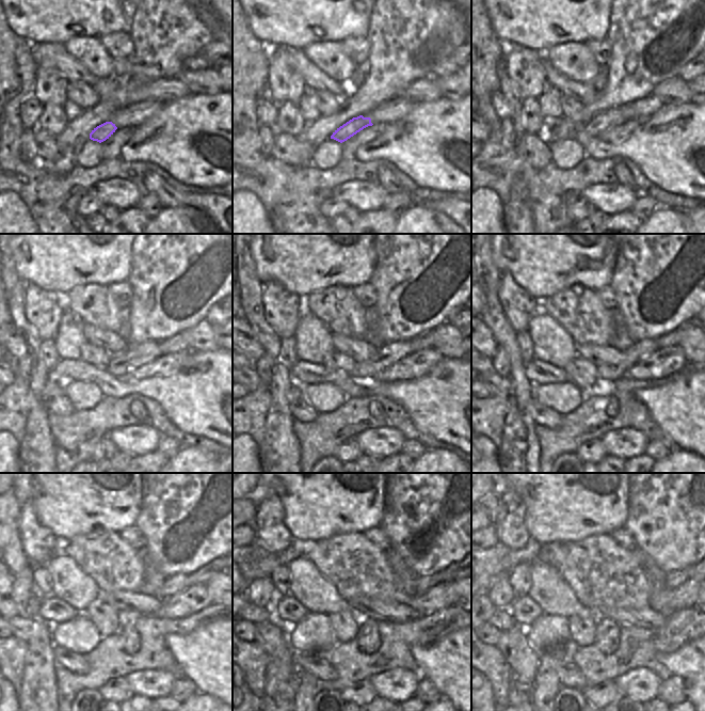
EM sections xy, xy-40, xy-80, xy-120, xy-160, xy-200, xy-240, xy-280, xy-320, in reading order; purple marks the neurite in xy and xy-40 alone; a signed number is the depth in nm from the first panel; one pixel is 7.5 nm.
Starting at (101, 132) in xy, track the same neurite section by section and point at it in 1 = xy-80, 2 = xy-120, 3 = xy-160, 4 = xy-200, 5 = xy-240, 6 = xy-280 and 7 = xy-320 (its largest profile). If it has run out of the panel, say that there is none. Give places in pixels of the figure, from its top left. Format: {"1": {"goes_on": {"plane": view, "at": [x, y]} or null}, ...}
{"1": {"goes_on": {"plane": "xy-80", "at": [617, 115]}}, "2": {"goes_on": {"plane": "xy-120", "at": [135, 354]}}, "3": {"goes_on": {"plane": "xy-160", "at": [389, 352]}}, "4": {"goes_on": {"plane": "xy-200", "at": [639, 349]}}, "5": {"goes_on": {"plane": "xy-240", "at": [173, 584]}}, "6": {"goes_on": {"plane": "xy-280", "at": [422, 583]}}, "7": {"goes_on": {"plane": "xy-320", "at": [674, 579]}}}

